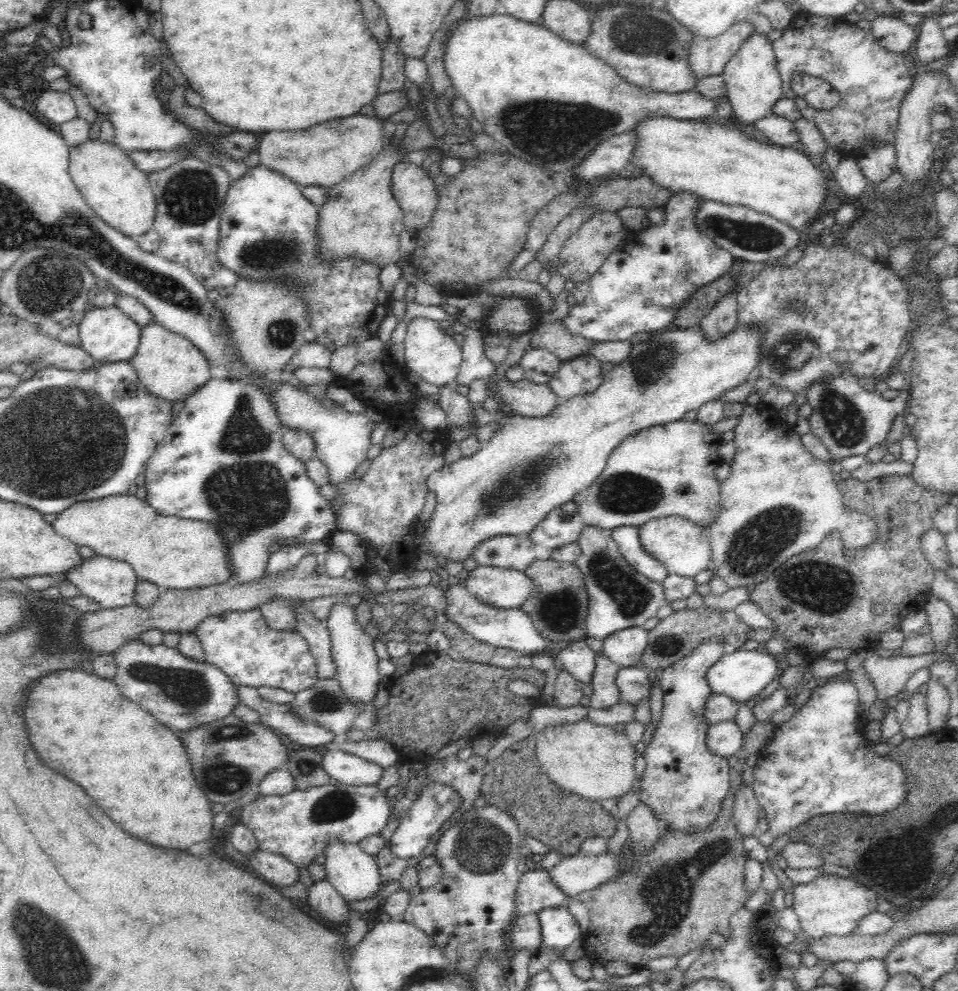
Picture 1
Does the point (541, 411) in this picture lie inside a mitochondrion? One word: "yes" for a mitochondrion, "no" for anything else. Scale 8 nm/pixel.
no

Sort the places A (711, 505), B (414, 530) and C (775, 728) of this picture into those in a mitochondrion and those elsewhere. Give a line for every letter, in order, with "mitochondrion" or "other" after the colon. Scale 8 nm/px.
A: other
B: other
C: other

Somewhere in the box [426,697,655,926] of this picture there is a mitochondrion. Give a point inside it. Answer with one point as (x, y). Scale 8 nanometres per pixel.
(479, 847)

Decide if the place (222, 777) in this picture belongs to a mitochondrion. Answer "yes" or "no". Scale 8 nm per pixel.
yes

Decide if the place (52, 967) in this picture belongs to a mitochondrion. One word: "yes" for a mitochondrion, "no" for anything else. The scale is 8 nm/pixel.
yes

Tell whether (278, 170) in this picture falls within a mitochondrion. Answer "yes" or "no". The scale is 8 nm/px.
no

